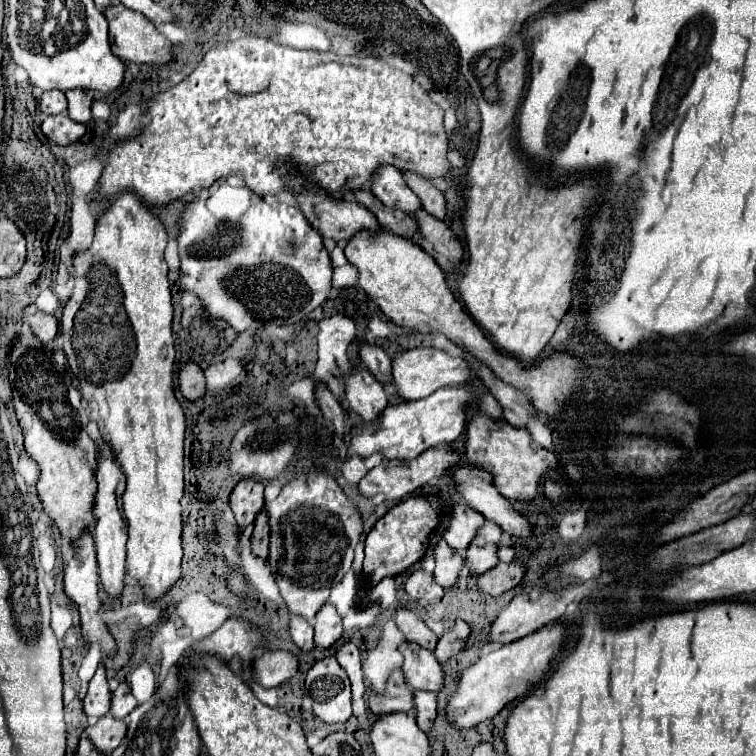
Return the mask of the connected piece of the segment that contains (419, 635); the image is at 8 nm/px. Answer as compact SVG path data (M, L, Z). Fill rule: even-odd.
M398 607L392 615L392 619L396 621L398 629L404 633L406 641L412 641L412 643L418 643L420 647L424 649L434 649L436 647L436 641L438 637L424 625L424 621L410 609L404 609L404 607Z

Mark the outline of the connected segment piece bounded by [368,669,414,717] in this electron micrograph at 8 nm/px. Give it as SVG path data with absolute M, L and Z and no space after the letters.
M396 669L390 673L384 693L370 691L368 707L374 717L382 717L382 715L394 713L394 711L406 711L406 713L412 711L412 707L414 707L412 689L408 689L402 671Z

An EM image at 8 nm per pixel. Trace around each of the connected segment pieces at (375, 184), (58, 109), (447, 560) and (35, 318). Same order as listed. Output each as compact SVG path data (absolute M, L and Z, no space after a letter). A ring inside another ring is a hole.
M380 165L376 173L372 175L370 191L386 205L396 207L408 215L412 215L416 209L422 207L420 199L410 191L410 187L404 183L402 173L392 165Z
M52 89L52 91L44 91L42 99L40 99L40 111L46 113L46 115L58 115L58 113L66 113L66 107L68 107L68 101L66 101L66 95L58 89Z
M440 539L434 547L434 559L436 559L436 569L434 569L434 579L442 587L450 587L458 579L458 571L464 565L464 557L460 551L452 549L444 539Z
M28 305L24 309L24 319L30 323L34 335L42 341L42 343L48 343L56 337L58 333L58 321L54 315L48 315L48 313L42 313L40 309L36 309L36 305Z

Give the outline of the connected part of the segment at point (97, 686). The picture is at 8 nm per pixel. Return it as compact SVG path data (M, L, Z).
M100 663L96 673L94 673L94 677L92 677L92 681L90 681L88 693L84 697L84 711L88 715L90 725L94 725L100 717L104 717L108 713L110 699L112 699L112 693L110 693L110 687L108 687L106 669Z

